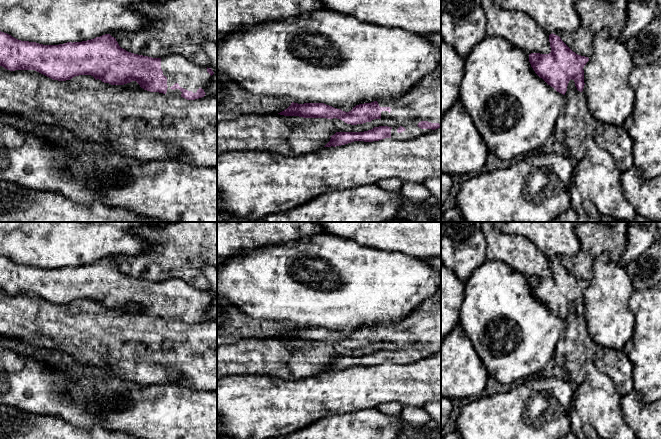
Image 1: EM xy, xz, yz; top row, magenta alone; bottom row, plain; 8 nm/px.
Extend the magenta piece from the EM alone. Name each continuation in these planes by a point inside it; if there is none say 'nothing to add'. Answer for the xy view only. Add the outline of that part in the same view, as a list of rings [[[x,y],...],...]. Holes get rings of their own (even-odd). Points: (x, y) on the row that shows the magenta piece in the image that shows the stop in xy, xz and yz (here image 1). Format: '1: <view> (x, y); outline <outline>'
1: xy (178, 69); outline [[[169,55],[161,58],[161,69],[167,77],[167,95],[181,96],[179,89],[170,87],[178,83],[180,87],[196,93],[199,88],[204,92],[212,79],[207,67],[202,67],[181,55]]]

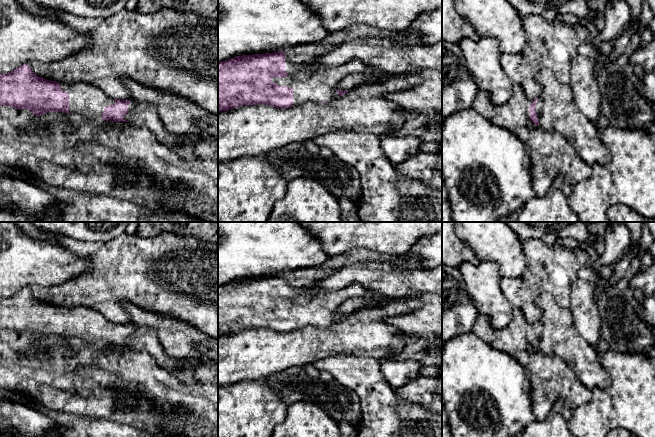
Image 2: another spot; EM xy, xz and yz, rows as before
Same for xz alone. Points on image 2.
1: xz (319, 85); outline [[[351,24],[342,30],[328,33],[320,42],[283,50],[285,53],[285,70],[288,75],[284,78],[272,78],[271,82],[276,82],[279,86],[293,88],[293,106],[308,101],[329,102],[338,98],[337,87],[348,75],[369,74],[371,79],[367,83],[379,83],[381,81],[379,71],[367,67],[359,59],[353,59],[332,68],[312,70],[309,67],[322,55],[329,53],[340,44],[364,36],[404,39],[414,45],[425,43],[416,33],[406,30],[389,31],[367,24]]]

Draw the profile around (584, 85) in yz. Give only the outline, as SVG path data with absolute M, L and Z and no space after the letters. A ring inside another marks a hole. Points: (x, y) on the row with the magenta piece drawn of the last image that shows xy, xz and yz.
M578 54L571 62L570 73L569 85L577 107L597 126L602 115L602 96L598 79L594 76L594 62Z

